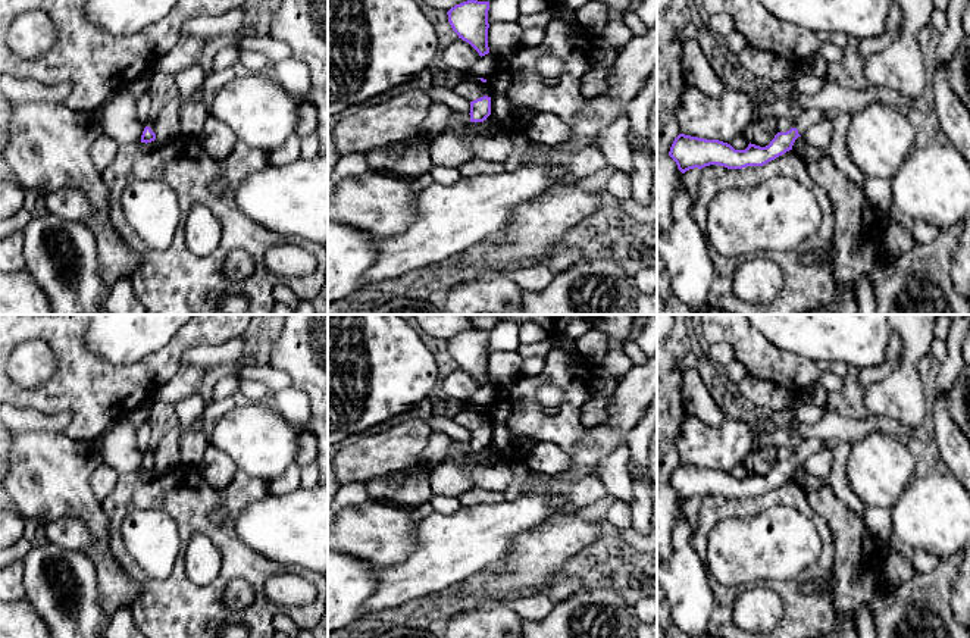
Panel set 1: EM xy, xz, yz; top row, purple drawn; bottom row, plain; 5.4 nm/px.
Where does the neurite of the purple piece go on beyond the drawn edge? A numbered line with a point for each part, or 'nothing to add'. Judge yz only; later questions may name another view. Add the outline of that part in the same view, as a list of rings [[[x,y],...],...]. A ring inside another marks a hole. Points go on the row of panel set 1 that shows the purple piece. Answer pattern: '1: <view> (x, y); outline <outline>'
1: yz (804, 119); outline [[[817,109],[801,112],[800,115],[794,118],[792,128],[797,128],[798,134],[802,137],[805,129],[811,126],[813,123],[816,123],[817,121],[820,121],[823,116],[826,116],[826,113]]]

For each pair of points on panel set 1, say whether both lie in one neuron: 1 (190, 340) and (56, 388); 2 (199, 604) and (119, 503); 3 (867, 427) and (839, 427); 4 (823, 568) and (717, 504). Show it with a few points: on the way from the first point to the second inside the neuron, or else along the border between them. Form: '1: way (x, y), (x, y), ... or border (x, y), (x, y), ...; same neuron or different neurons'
1: way (156, 368), (125, 388), (90, 388); same neuron
2: way (166, 603), (122, 557), (115, 535); same neuron
3: way (860, 427), (847, 427); same neuron
4: way (825, 531), (794, 499), (770, 499), (754, 504); same neuron

